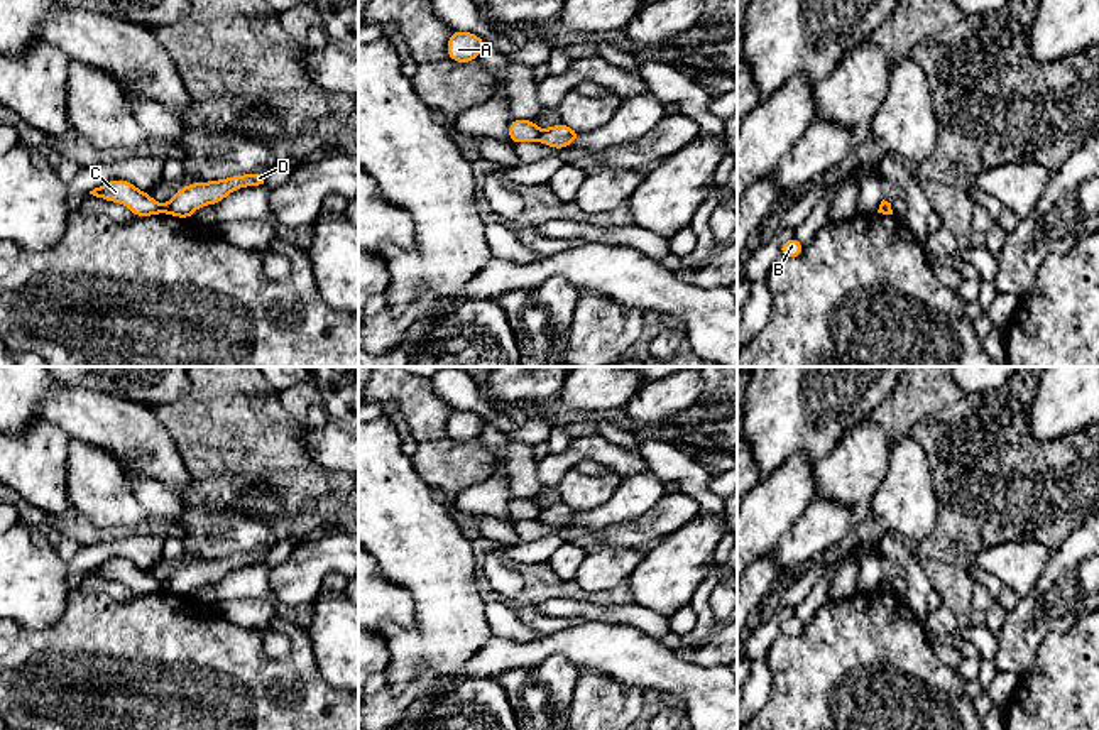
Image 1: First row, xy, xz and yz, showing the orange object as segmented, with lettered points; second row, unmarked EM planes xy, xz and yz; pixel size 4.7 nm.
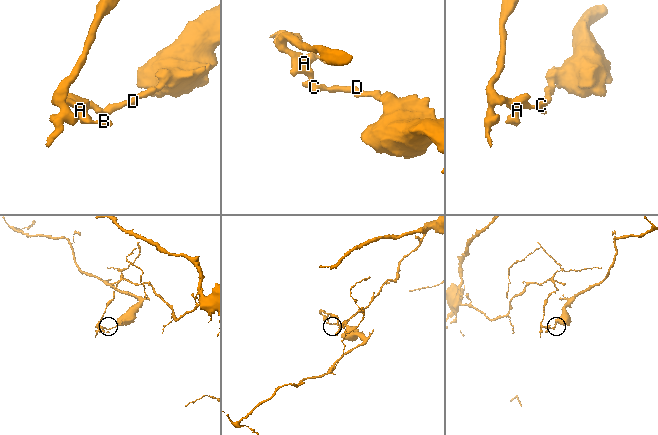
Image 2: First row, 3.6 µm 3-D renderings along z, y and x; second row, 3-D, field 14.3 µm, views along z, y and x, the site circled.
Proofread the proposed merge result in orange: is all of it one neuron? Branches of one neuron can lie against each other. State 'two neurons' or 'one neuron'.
two neurons

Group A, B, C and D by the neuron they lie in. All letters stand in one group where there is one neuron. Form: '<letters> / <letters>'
A B C / D

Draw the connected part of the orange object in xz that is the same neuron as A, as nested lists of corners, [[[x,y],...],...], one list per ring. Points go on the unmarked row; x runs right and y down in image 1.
[[[451,409],[446,434],[455,441],[472,441],[480,436],[485,422],[487,421],[473,411]]]

